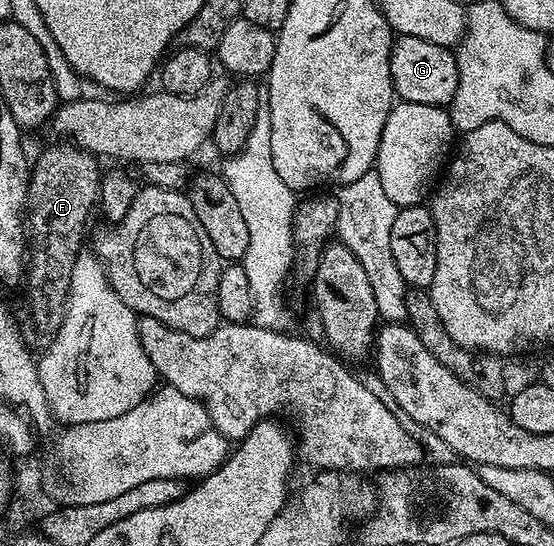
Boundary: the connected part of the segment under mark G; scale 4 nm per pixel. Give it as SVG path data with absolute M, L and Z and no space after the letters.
M398 36L390 48L390 77L394 83L394 95L399 101L408 104L427 104L437 108L449 106L458 85L458 57L451 49L436 42L428 42L424 38Z

